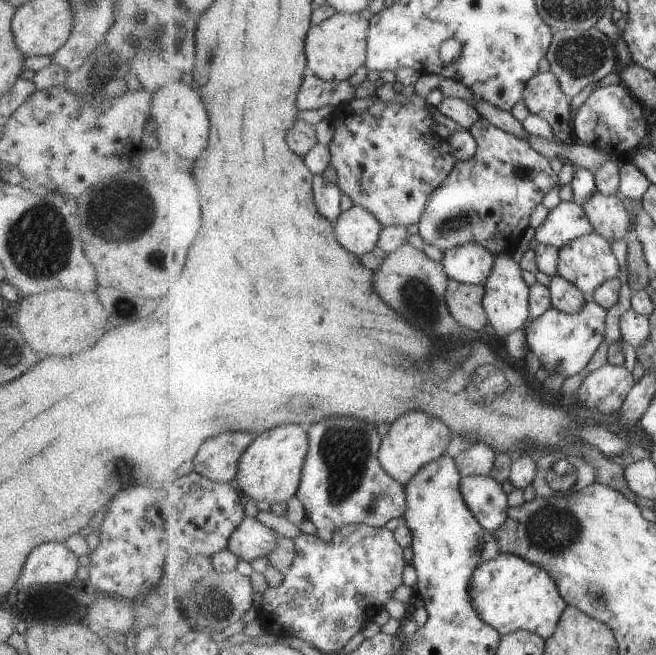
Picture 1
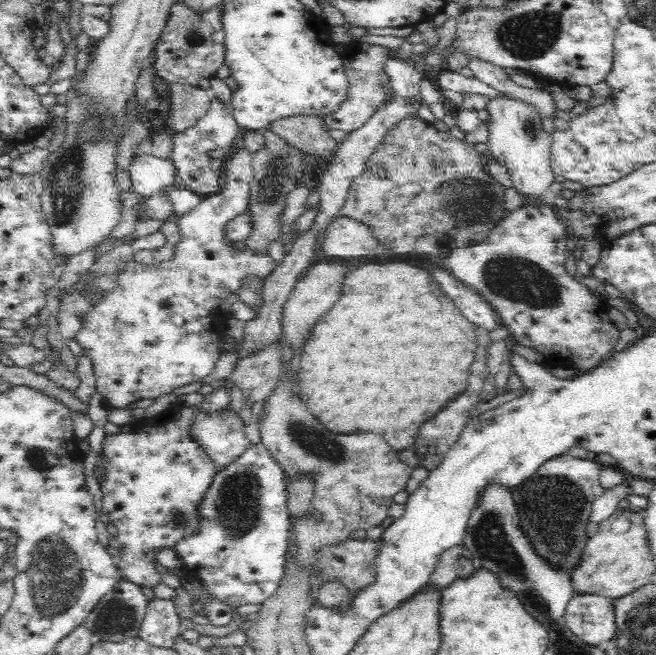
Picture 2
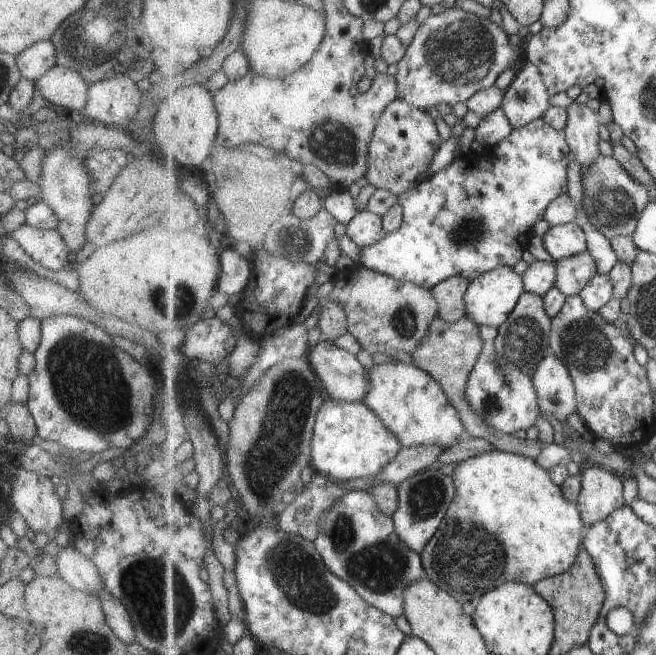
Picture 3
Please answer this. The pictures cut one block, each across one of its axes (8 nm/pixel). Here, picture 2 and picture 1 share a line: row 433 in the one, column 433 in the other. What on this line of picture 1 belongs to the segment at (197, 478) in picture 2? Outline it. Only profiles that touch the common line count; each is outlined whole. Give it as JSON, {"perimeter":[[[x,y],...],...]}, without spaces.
{"perimeter":[[[417,94],[400,96],[397,102],[383,102],[374,95],[340,104],[331,116],[335,131],[329,148],[337,183],[353,204],[369,209],[385,227],[418,224],[432,192],[448,179],[456,167],[457,159],[451,154],[447,138],[440,137],[434,130],[439,123],[433,119],[428,106],[425,98]]]}

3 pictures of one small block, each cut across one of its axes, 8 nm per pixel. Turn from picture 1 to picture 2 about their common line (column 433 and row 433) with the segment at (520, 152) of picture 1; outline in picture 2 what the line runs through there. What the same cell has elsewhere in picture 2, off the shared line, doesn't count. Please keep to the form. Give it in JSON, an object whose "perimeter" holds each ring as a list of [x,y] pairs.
{"perimeter":[[[228,406],[228,409],[217,415],[206,414],[200,417],[191,428],[195,441],[204,447],[208,456],[211,456],[218,471],[232,464],[249,447],[248,439],[244,434],[245,423],[239,416],[239,412],[230,409],[230,406]]]}

